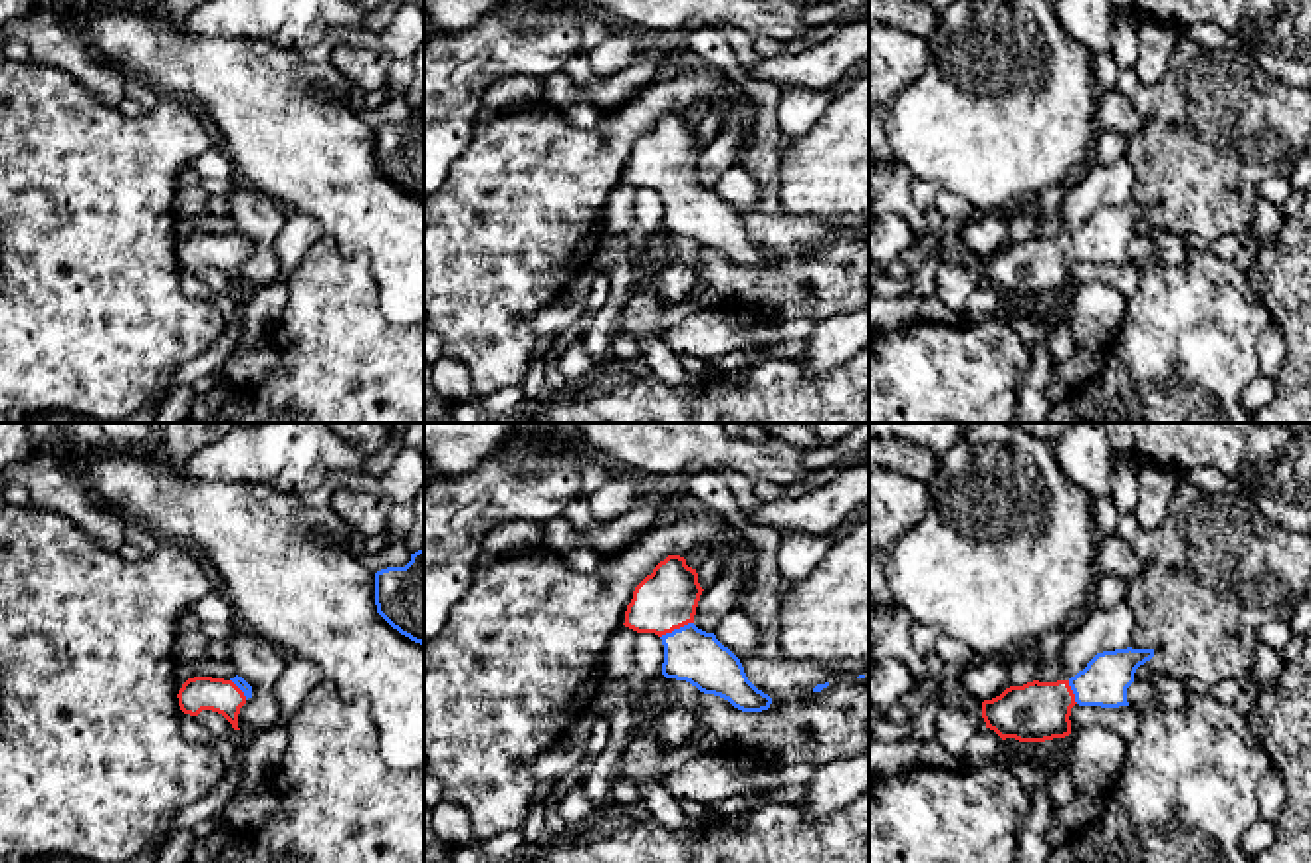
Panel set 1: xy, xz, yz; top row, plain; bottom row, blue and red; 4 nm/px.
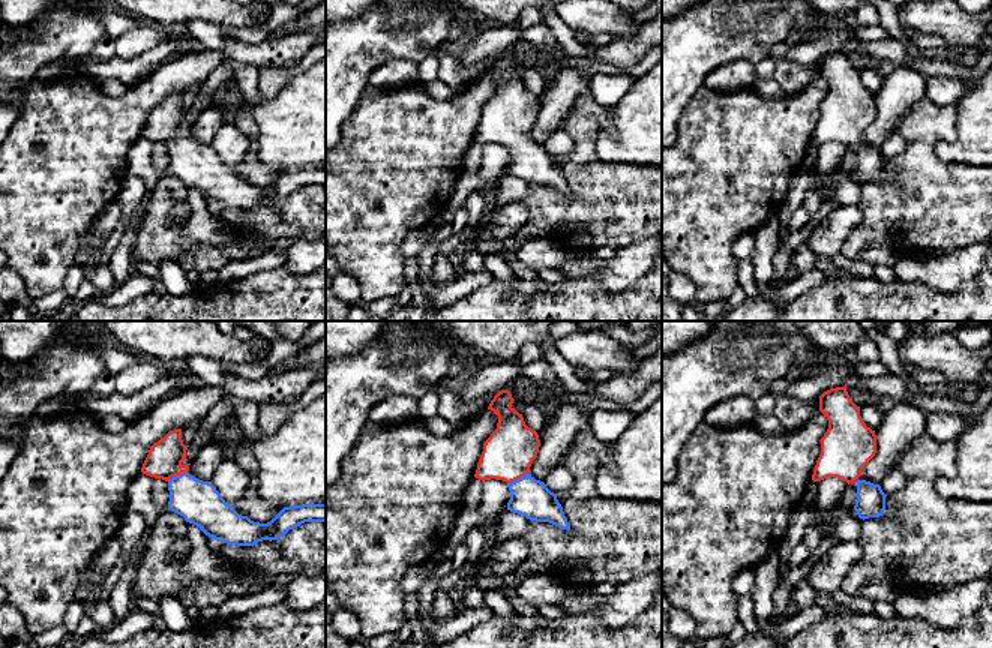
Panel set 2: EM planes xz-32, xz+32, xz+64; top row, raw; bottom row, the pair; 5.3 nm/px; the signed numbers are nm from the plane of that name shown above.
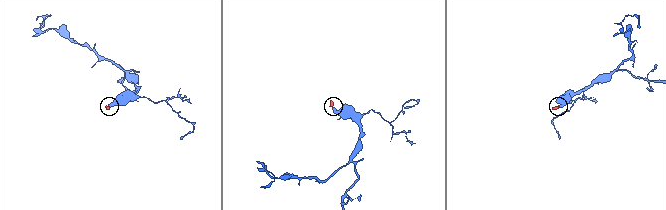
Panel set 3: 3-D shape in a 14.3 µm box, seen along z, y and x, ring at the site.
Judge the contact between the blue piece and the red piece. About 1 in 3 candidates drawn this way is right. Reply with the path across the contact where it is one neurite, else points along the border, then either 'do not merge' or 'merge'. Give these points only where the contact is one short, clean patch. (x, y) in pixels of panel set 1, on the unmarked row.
runs through xz (693, 211), (677, 185), (667, 165), (667, 155); merge

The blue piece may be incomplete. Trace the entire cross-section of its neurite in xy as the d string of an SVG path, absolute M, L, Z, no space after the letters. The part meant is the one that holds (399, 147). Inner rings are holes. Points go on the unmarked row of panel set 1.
M424 103L405 123L375 129L375 161L393 185L424 200Z

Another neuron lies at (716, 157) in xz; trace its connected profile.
M742 93L732 109L722 119L716 137L702 147L694 181L706 188L714 188L716 183L740 163L740 157L750 141L752 127L756 123L756 105Z

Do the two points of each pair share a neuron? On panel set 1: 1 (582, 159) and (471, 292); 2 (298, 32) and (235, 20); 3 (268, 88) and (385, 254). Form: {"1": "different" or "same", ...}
{"1": "same", "2": "same", "3": "same"}

